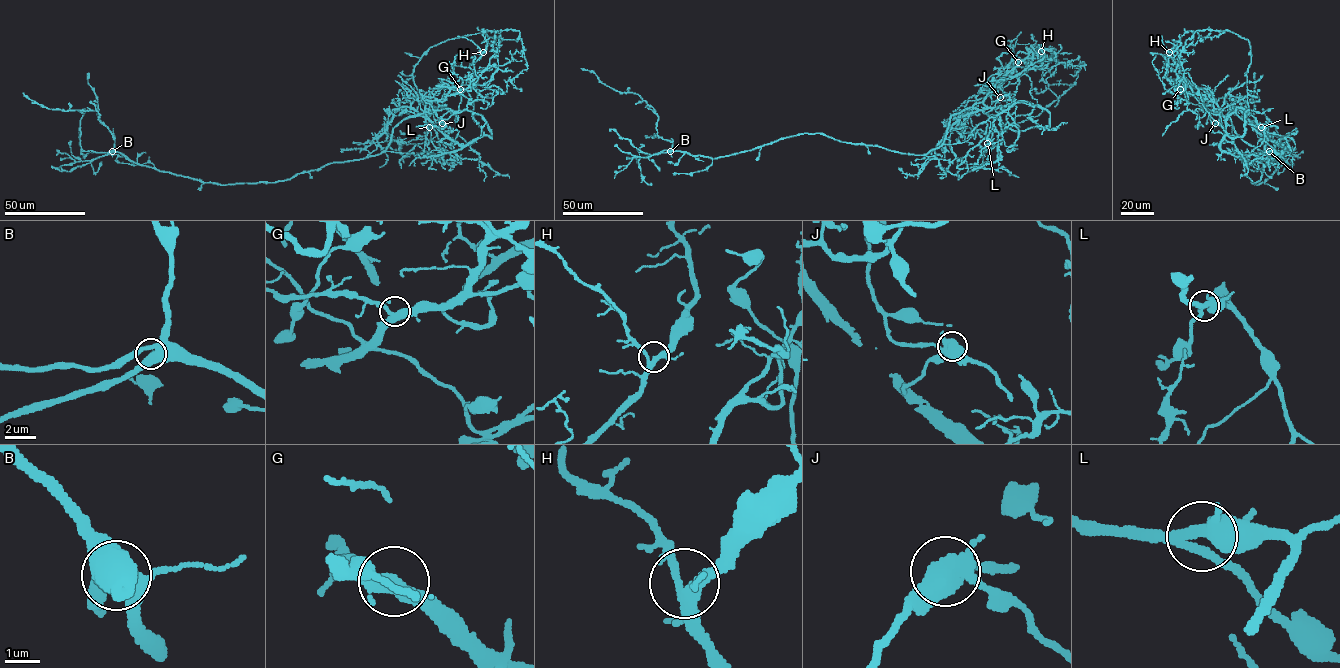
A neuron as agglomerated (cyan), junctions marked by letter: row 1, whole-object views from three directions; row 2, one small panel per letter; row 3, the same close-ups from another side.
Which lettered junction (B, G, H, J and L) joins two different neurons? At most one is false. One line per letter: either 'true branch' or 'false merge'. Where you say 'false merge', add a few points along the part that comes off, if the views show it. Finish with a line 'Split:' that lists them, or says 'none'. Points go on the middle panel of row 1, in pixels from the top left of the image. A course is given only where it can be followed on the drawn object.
B: true branch
G: true branch
H: true branch
J: false merge; foreign part runs (1000, 97), (992, 103), (980, 88), (1002, 66), (997, 58), (1011, 52), (1018, 77), (1041, 51), (1054, 106)
L: true branch
Split: J

